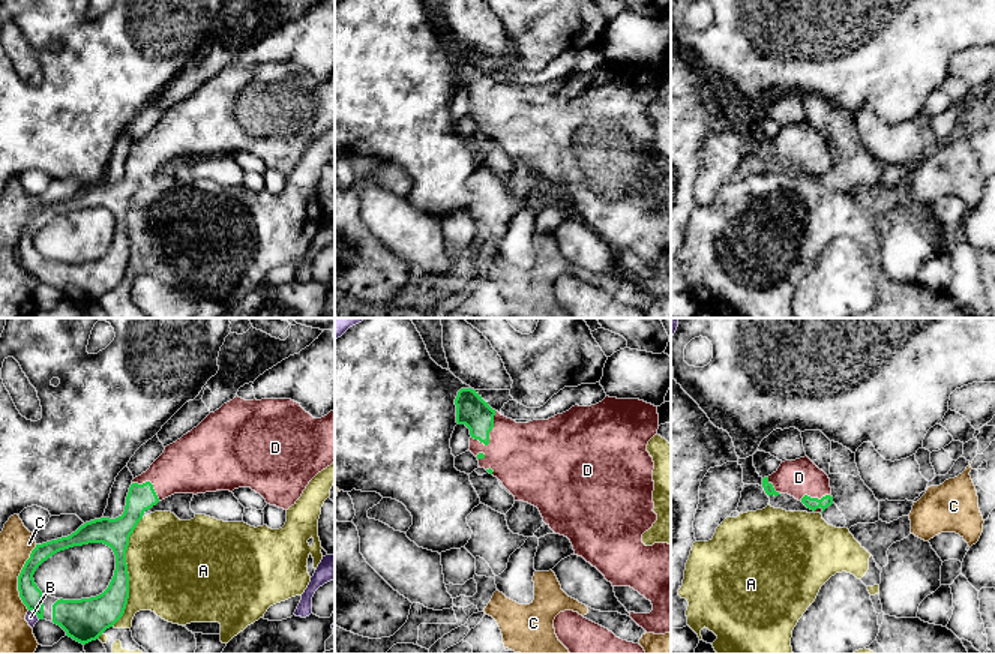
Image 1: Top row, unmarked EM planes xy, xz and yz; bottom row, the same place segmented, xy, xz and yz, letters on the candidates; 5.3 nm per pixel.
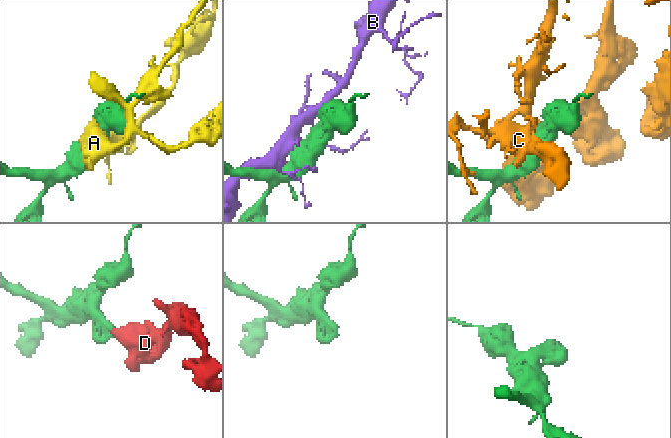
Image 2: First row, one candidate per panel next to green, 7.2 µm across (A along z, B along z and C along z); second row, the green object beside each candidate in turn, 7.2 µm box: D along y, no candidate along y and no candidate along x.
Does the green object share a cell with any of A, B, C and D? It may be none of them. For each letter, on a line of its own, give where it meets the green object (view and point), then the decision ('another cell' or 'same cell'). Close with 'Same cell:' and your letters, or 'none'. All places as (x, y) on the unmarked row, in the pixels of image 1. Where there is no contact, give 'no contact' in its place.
A: xy (126, 236) | another cell
B: xy (35, 278) | another cell
C: xy (18, 242) | another cell
D: xz (488, 99) | same cell
Same cell: D

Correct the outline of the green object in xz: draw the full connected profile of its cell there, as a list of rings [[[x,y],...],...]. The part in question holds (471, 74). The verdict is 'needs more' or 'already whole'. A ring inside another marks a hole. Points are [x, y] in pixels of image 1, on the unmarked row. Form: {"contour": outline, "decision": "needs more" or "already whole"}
{"contour": [[[461,52],[455,63],[456,87],[470,93],[470,116],[479,130],[497,141],[515,160],[539,172],[543,186],[570,204],[575,219],[596,231],[612,250],[630,250],[651,266],[650,278],[629,276],[630,282],[647,297],[671,297],[671,208],[645,210],[642,198],[657,184],[653,176],[654,126],[647,116],[648,105],[657,99],[657,70],[639,63],[606,60],[591,70],[575,69],[548,84],[516,87],[492,74],[473,52]]], "decision": "needs more"}

